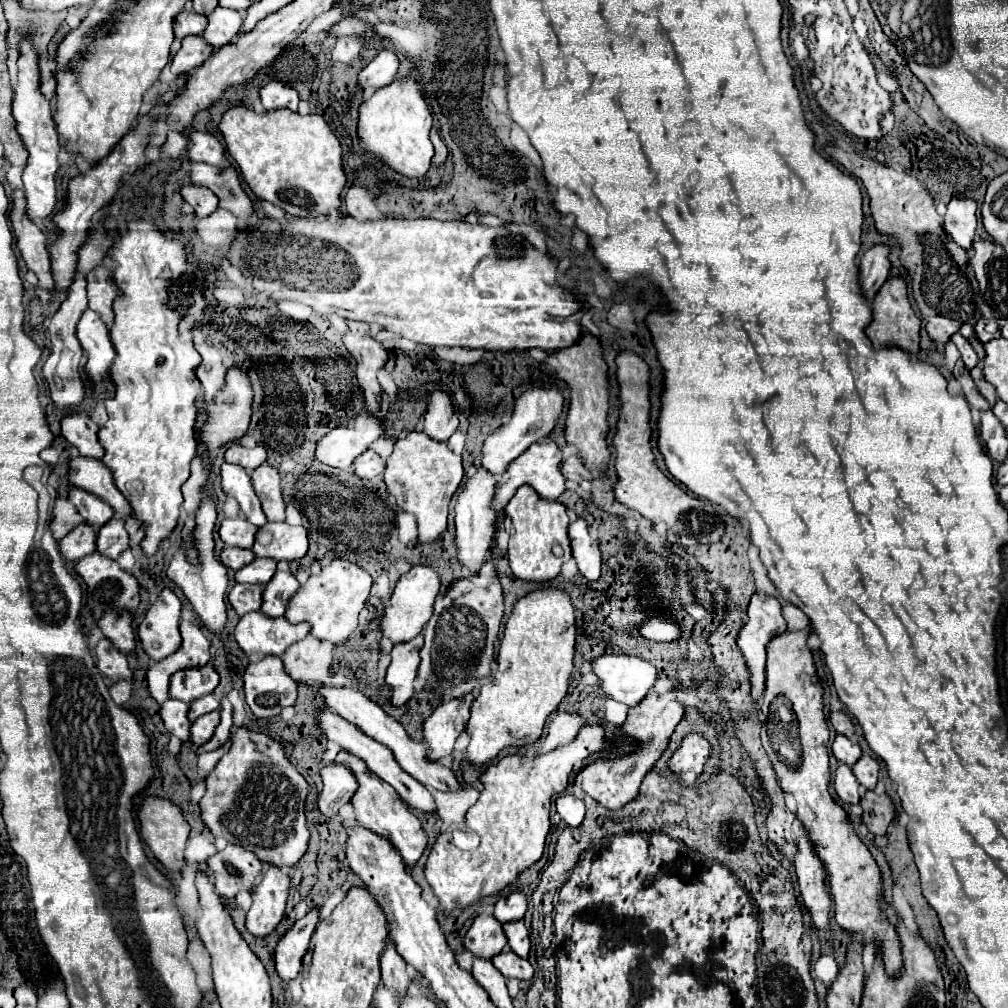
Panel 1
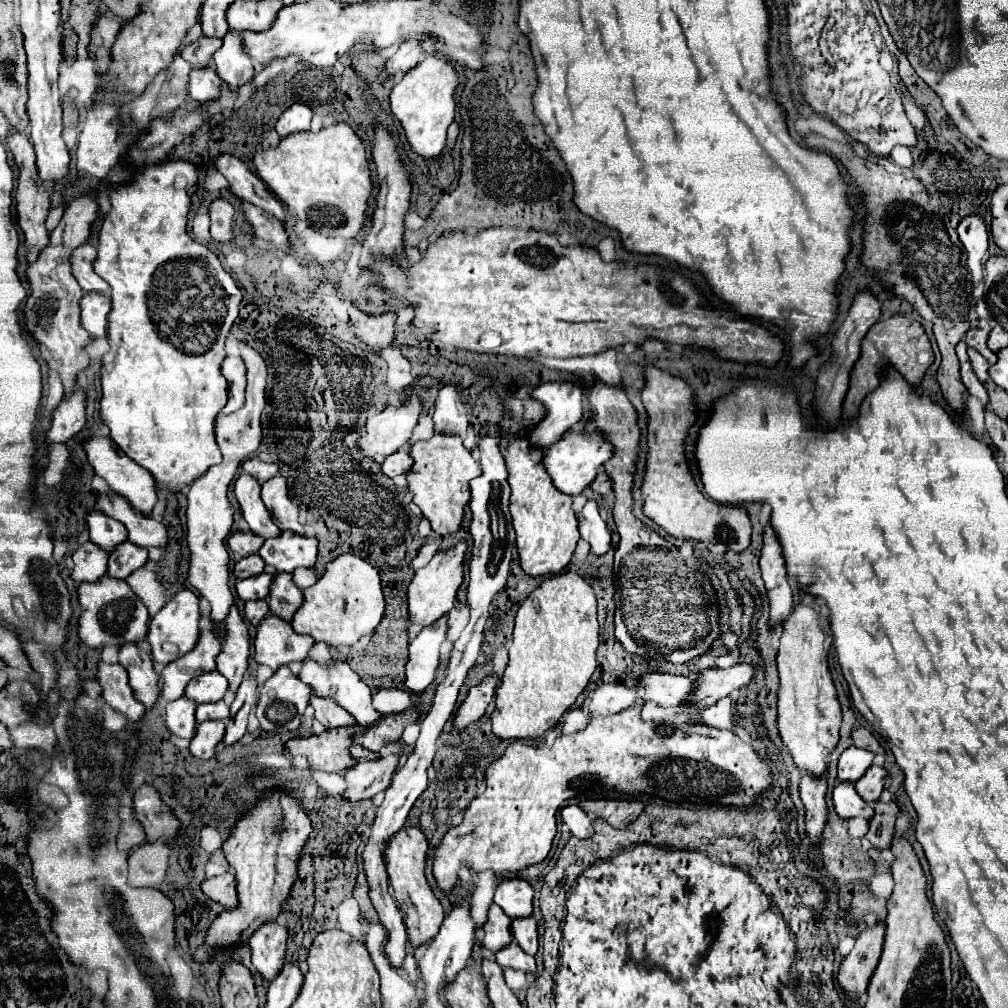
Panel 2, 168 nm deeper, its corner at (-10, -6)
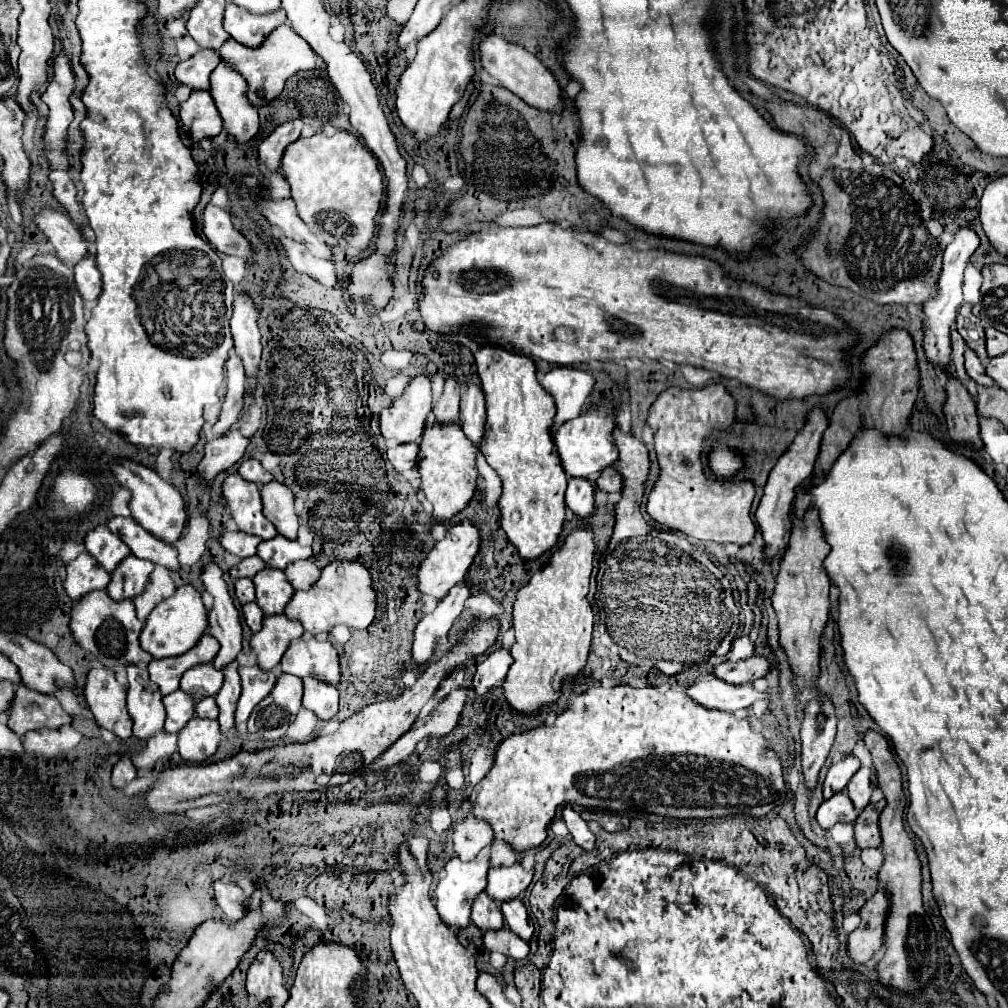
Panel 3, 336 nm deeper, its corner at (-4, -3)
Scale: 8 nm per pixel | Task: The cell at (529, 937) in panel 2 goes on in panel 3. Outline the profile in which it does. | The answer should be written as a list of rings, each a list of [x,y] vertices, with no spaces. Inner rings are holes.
[[[513,899],[513,901],[509,901],[509,903],[503,903],[503,905],[501,905],[501,911],[503,911],[503,917],[505,917],[507,927],[509,927],[515,935],[519,935],[521,939],[525,939],[525,941],[529,943],[531,937],[533,937],[535,927],[533,927],[533,923],[531,923],[531,919],[529,919],[529,913],[527,913],[523,901],[521,901],[521,899]]]

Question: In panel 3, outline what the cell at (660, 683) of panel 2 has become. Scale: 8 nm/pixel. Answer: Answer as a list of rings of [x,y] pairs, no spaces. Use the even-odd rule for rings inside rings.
[[[701,675],[699,681],[691,683],[685,693],[695,701],[701,703],[703,707],[709,709],[719,709],[719,711],[741,711],[745,707],[749,707],[751,703],[755,703],[757,699],[765,699],[763,693],[753,691],[753,687],[747,685],[729,685],[721,679],[707,675]]]

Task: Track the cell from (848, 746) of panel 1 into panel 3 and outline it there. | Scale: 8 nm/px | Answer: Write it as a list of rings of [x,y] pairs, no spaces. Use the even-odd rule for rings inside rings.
[[[845,755],[843,759],[835,761],[829,771],[827,777],[823,781],[823,795],[825,799],[829,799],[835,791],[843,791],[843,787],[849,783],[849,779],[855,775],[855,771],[861,767],[861,761],[855,755]]]

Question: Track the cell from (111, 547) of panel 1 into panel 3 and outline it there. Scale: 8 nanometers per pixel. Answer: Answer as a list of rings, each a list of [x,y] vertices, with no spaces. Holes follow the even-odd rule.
[[[129,555],[129,559],[125,559],[125,563],[121,563],[121,567],[117,567],[117,571],[113,571],[111,575],[111,583],[107,587],[109,597],[119,601],[139,595],[145,589],[151,571],[153,571],[153,563]]]

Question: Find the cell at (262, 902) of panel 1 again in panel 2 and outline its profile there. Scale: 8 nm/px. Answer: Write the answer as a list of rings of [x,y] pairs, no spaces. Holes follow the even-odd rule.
[[[269,922],[267,926],[259,928],[253,938],[249,940],[251,946],[251,960],[255,970],[263,976],[269,984],[273,978],[279,976],[285,964],[285,950],[287,950],[287,926],[277,922]]]

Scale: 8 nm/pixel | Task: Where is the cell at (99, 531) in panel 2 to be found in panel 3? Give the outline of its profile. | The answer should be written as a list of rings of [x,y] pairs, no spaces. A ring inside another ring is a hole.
[[[97,525],[93,527],[87,535],[85,535],[85,549],[111,573],[117,563],[131,555],[129,547],[125,547],[125,543],[119,539],[119,535],[113,535],[105,525]]]

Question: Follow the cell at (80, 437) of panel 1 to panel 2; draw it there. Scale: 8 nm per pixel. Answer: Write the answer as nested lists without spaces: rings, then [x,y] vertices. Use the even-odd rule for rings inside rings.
[[[89,438],[85,442],[85,452],[87,452],[87,458],[89,458],[89,464],[95,468],[95,474],[105,478],[107,484],[111,486],[113,492],[117,492],[119,496],[123,496],[131,508],[147,518],[151,518],[151,512],[153,512],[153,506],[157,504],[157,484],[155,484],[155,478],[151,476],[149,470],[145,470],[143,466],[139,466],[137,462],[133,462],[129,456],[125,456],[121,452],[121,448],[111,440],[111,438]]]

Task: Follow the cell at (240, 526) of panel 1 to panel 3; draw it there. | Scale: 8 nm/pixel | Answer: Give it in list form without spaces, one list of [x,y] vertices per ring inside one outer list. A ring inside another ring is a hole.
[[[225,531],[221,535],[221,545],[225,547],[225,551],[239,555],[241,559],[255,555],[259,543],[261,543],[261,539],[257,539],[257,535],[249,535],[249,533],[241,533],[241,531],[237,531],[237,533]]]

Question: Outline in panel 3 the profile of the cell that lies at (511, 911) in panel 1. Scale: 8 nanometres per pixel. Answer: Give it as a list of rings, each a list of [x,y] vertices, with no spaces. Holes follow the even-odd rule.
[[[511,865],[511,867],[491,867],[489,877],[487,877],[487,889],[485,893],[491,899],[497,899],[499,903],[511,901],[519,897],[531,883],[533,873],[525,871],[521,865]]]

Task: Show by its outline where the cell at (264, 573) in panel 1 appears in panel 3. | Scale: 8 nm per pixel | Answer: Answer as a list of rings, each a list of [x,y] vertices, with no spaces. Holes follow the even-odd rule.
[[[243,577],[243,579],[237,579],[235,581],[235,595],[239,599],[239,603],[249,603],[249,601],[255,601],[255,585],[249,577]]]

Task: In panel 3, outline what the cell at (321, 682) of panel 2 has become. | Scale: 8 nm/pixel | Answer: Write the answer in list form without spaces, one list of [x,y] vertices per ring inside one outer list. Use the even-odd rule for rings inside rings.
[[[303,637],[291,643],[281,659],[281,671],[297,677],[315,677],[329,685],[339,685],[339,655],[329,641]]]

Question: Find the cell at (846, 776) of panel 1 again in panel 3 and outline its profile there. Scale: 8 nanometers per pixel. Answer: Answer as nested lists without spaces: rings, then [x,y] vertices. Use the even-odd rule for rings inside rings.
[[[839,791],[831,799],[827,799],[827,801],[821,803],[821,807],[817,809],[817,823],[823,829],[829,829],[837,821],[853,823],[857,819],[857,815],[859,815],[859,811],[853,807],[849,795],[845,795],[843,791]]]

